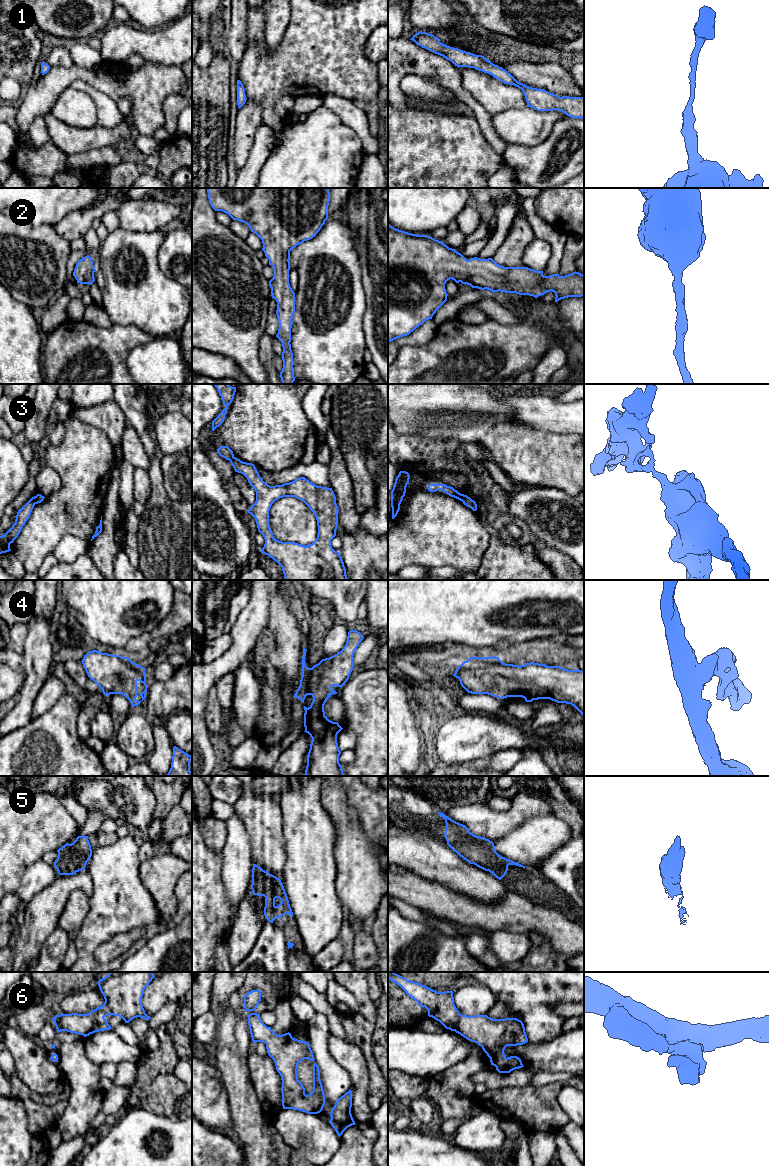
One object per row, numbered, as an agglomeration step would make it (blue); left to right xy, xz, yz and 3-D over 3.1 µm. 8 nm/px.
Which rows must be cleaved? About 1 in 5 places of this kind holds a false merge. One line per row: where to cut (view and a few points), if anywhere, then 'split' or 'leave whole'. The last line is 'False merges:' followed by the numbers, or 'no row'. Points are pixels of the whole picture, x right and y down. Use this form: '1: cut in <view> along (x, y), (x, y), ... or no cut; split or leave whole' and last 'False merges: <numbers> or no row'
1: no cut; leave whole
2: no cut; leave whole
3: cut in xy along (37, 495), (35, 503); split
4: no cut; leave whole
5: no cut; leave whole
6: no cut; leave whole
False merges: 3

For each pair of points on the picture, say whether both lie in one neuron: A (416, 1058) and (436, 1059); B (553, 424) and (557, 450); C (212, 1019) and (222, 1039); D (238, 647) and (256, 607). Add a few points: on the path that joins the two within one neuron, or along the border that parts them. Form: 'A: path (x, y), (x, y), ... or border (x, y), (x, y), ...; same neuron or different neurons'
A: path (421, 1058), (431, 1058); same neuron
B: border (531, 427), (550, 432), (573, 433); different neurons
C: border (226, 1007), (218, 1016), (216, 1039), (214, 1041); different neurons
D: path (244, 637), (248, 626), (255, 617); same neuron

